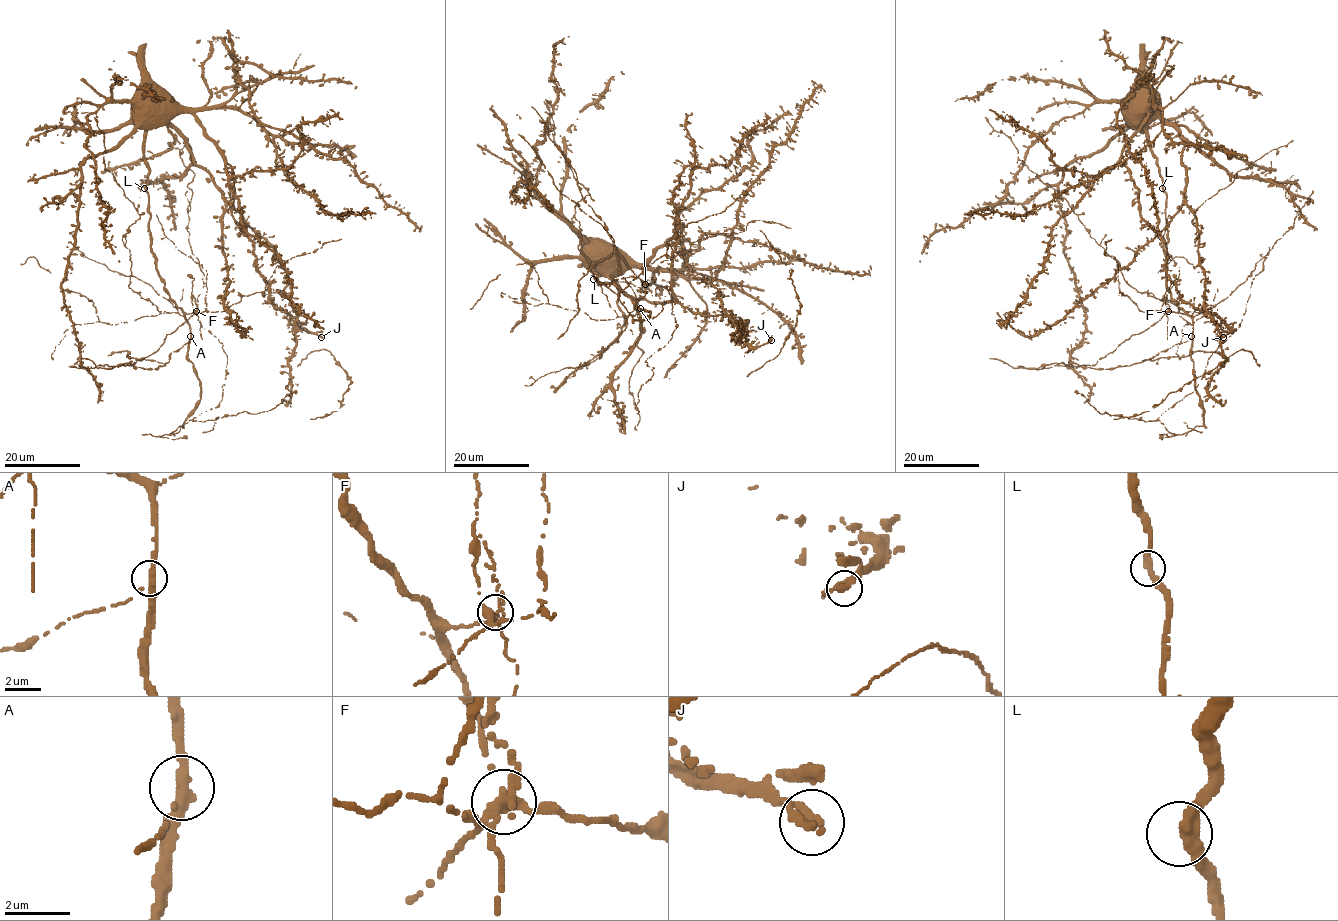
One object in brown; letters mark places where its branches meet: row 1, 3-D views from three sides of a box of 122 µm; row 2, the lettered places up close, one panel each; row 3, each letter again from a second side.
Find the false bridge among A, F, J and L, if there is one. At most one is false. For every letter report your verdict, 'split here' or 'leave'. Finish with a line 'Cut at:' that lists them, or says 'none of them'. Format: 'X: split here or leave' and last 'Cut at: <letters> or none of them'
A: split here
F: leave
J: leave
L: leave
Cut at: A

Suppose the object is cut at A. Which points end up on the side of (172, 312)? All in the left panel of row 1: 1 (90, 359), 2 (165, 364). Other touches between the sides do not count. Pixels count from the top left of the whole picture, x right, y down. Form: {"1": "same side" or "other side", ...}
{"1": "other side", "2": "other side"}

